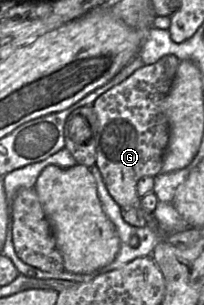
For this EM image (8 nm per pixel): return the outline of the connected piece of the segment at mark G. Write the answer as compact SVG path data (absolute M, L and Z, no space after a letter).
M165 55L153 64L145 64L93 103L98 121L97 131L93 135L96 143L95 164L108 192L121 208L141 207L136 190L137 182L142 177L155 177L161 173L169 141L169 123L164 113L164 99L172 87L179 61L175 55Z

